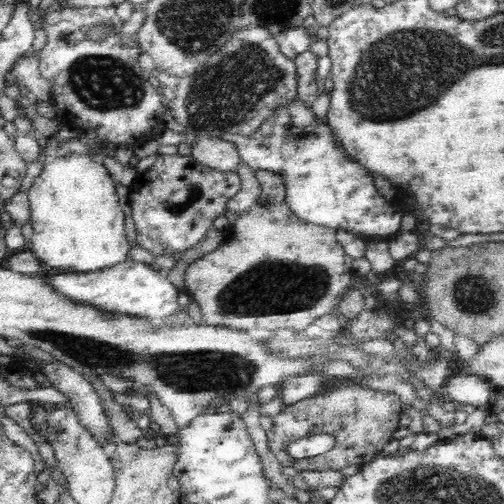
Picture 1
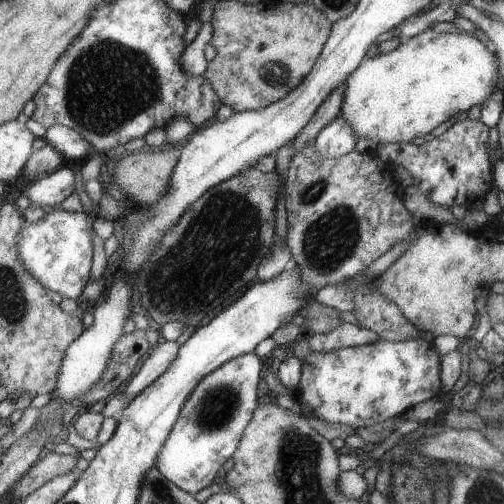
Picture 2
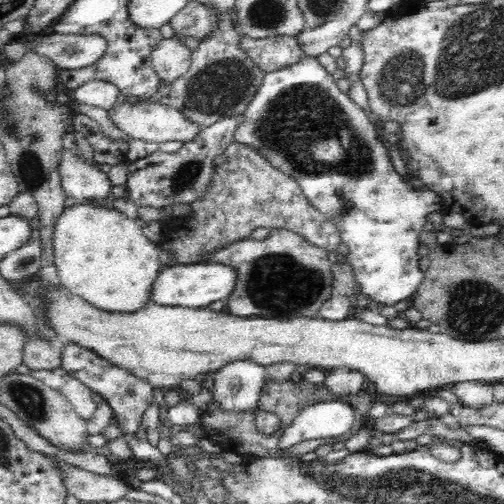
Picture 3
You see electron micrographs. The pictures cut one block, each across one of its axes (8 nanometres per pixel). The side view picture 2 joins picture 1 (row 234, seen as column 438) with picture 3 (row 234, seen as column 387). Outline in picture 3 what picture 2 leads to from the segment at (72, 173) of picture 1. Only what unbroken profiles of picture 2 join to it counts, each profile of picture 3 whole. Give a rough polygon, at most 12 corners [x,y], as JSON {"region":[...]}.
{"region":[[102,204],[54,226],[62,288],[106,314],[152,304],[160,248]]}

